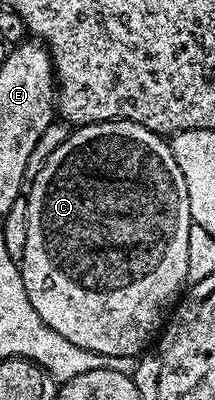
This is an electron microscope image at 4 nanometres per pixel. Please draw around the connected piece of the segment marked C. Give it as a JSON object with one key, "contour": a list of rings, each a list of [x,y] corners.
{"contour":[[[112,119],[70,130],[69,136],[44,158],[45,164],[38,169],[37,176],[31,179],[27,187],[27,249],[23,249],[23,257],[19,260],[23,289],[27,289],[27,297],[35,313],[39,313],[39,317],[43,317],[43,321],[59,333],[59,337],[67,337],[71,345],[79,345],[79,349],[94,351],[97,355],[140,356],[158,338],[159,332],[166,326],[167,316],[177,306],[187,287],[188,230],[194,222],[187,185],[173,156],[173,148],[162,136],[143,125],[126,119]]]}

